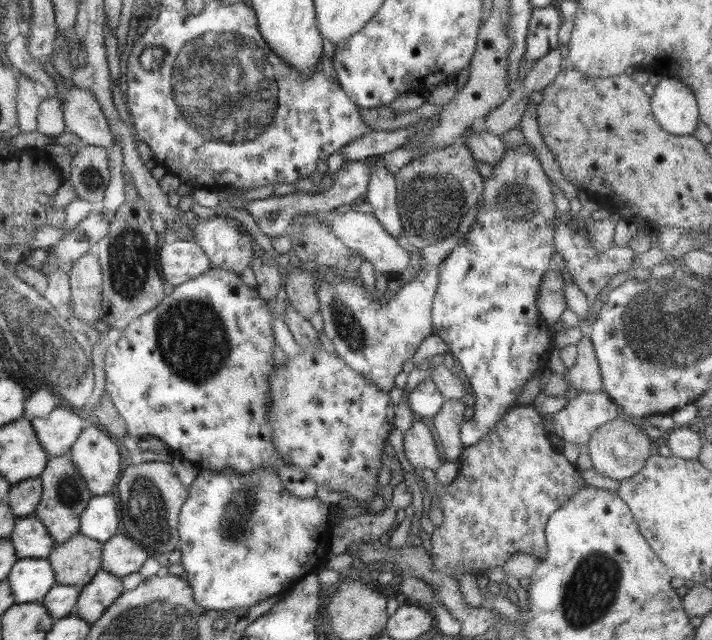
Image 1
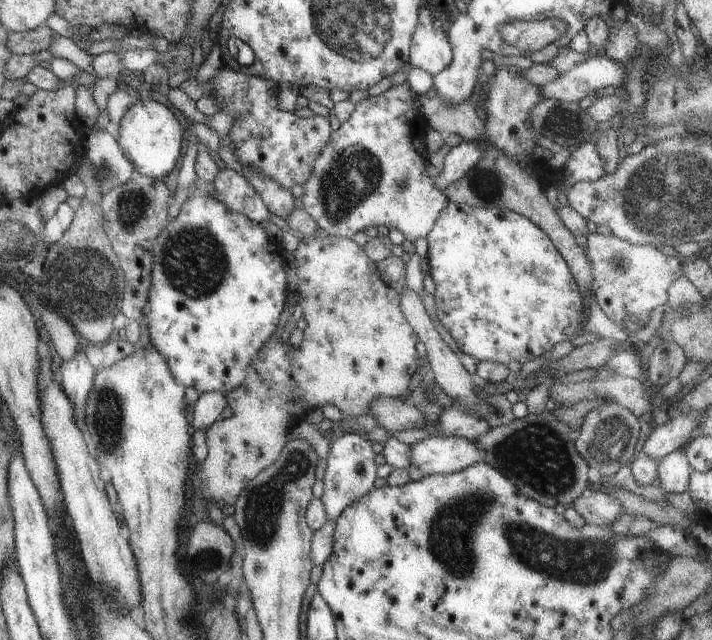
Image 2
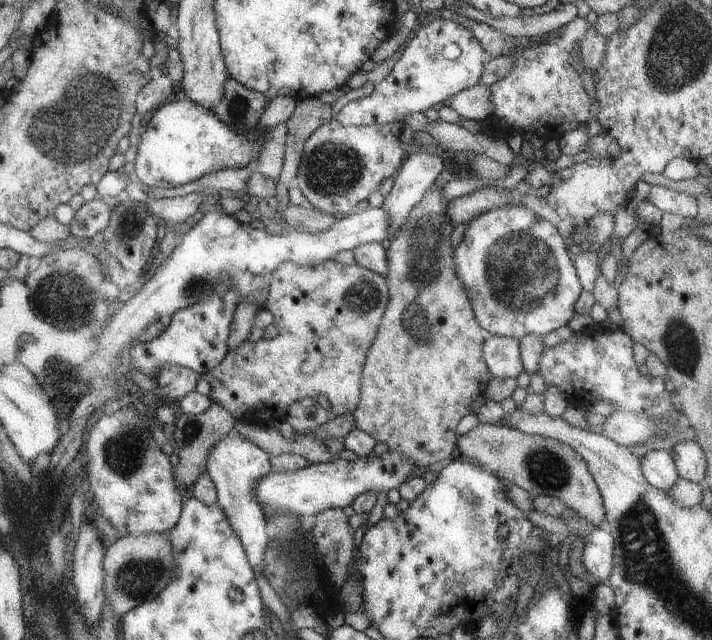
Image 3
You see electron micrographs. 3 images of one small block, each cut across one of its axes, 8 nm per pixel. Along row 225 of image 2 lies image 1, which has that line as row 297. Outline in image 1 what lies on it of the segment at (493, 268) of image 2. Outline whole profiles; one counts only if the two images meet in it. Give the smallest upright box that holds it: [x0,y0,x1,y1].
[431,142,559,447]

